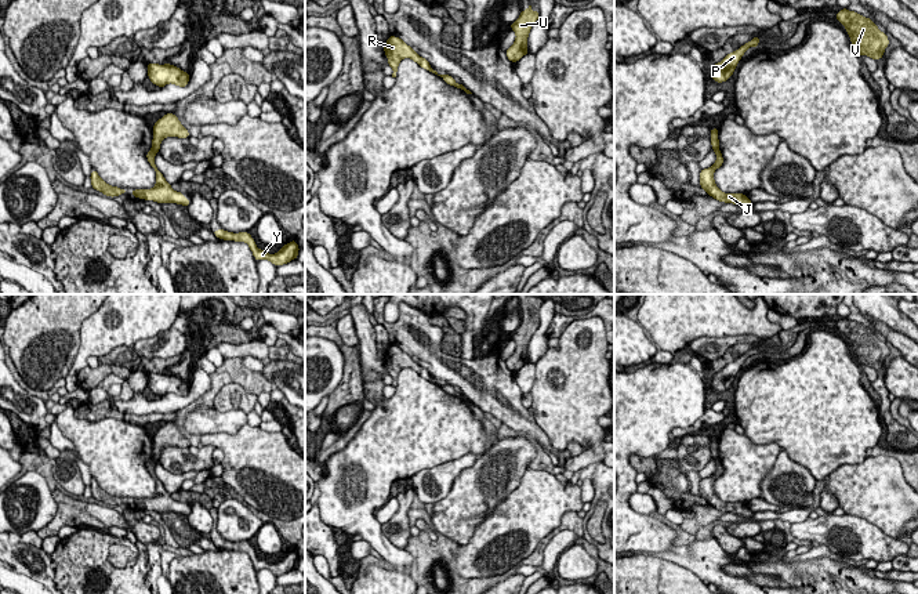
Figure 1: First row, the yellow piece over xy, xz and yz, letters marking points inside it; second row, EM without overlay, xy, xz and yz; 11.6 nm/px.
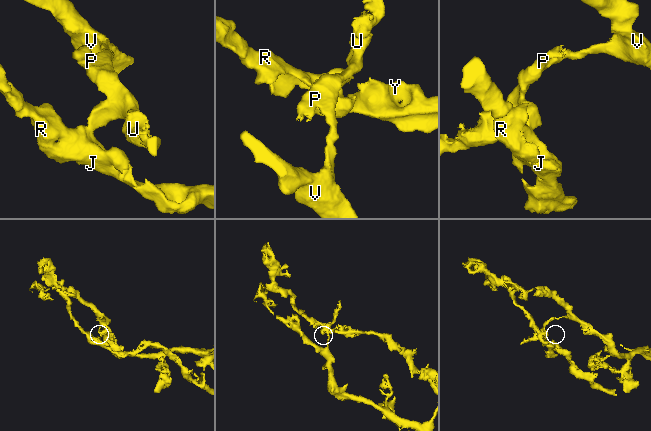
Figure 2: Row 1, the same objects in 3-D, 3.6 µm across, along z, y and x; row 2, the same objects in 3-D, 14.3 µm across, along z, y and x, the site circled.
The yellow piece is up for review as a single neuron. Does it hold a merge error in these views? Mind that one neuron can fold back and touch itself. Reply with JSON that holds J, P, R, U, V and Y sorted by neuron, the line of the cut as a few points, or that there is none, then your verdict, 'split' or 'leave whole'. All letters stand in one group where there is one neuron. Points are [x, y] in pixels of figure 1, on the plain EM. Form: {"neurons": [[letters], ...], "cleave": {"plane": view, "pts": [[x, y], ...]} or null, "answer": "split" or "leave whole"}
{"neurons": [["J", "R", "Y"], ["P", "U", "V"]], "cleave": {"plane": "yz", "pts": [[718, 457], [714, 460]]}, "answer": "split"}

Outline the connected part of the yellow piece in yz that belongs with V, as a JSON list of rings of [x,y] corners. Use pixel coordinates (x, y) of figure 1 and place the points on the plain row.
[[[842,318],[837,322],[837,330],[845,336],[857,363],[861,366],[868,365],[875,370],[883,366],[885,358],[889,355],[889,348],[885,341],[878,338],[871,327]]]

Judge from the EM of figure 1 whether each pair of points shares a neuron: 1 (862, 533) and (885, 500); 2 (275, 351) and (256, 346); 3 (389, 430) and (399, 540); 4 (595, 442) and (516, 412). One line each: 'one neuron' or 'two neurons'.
1: two neurons
2: two neurons
3: two neurons
4: two neurons

